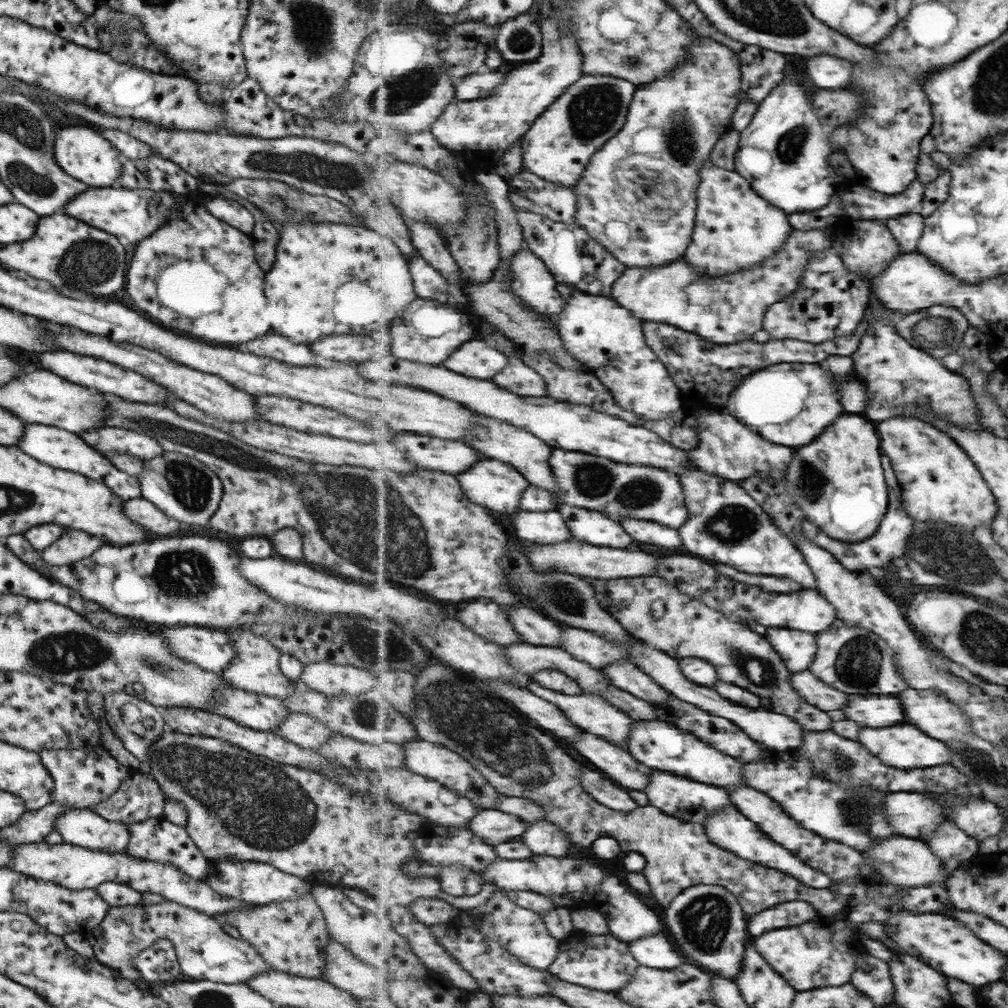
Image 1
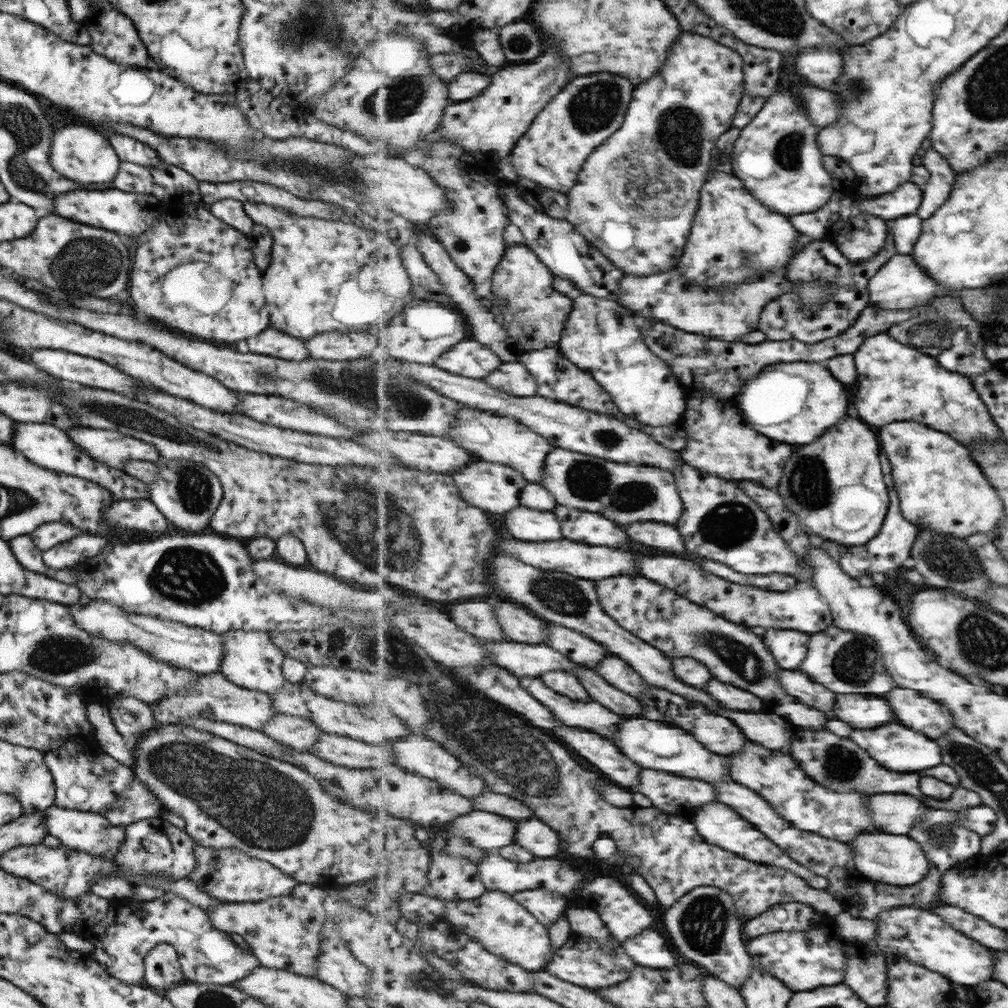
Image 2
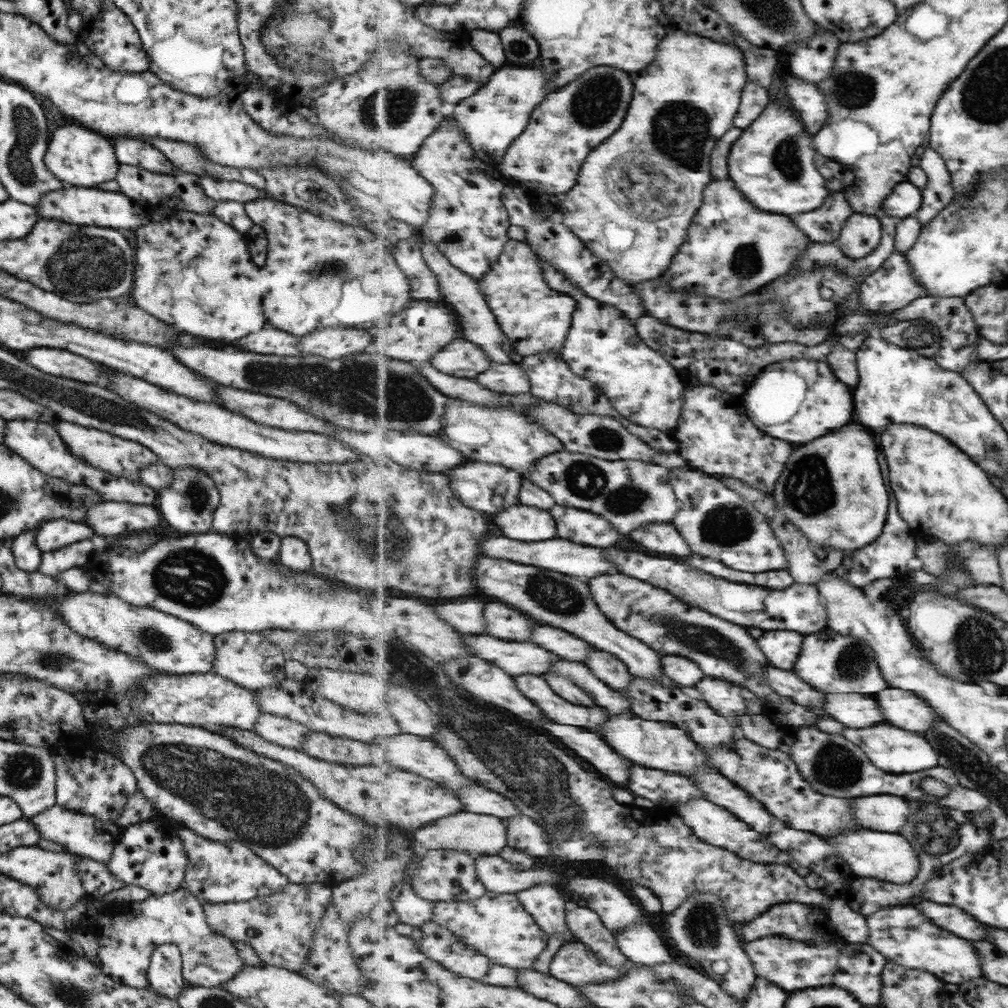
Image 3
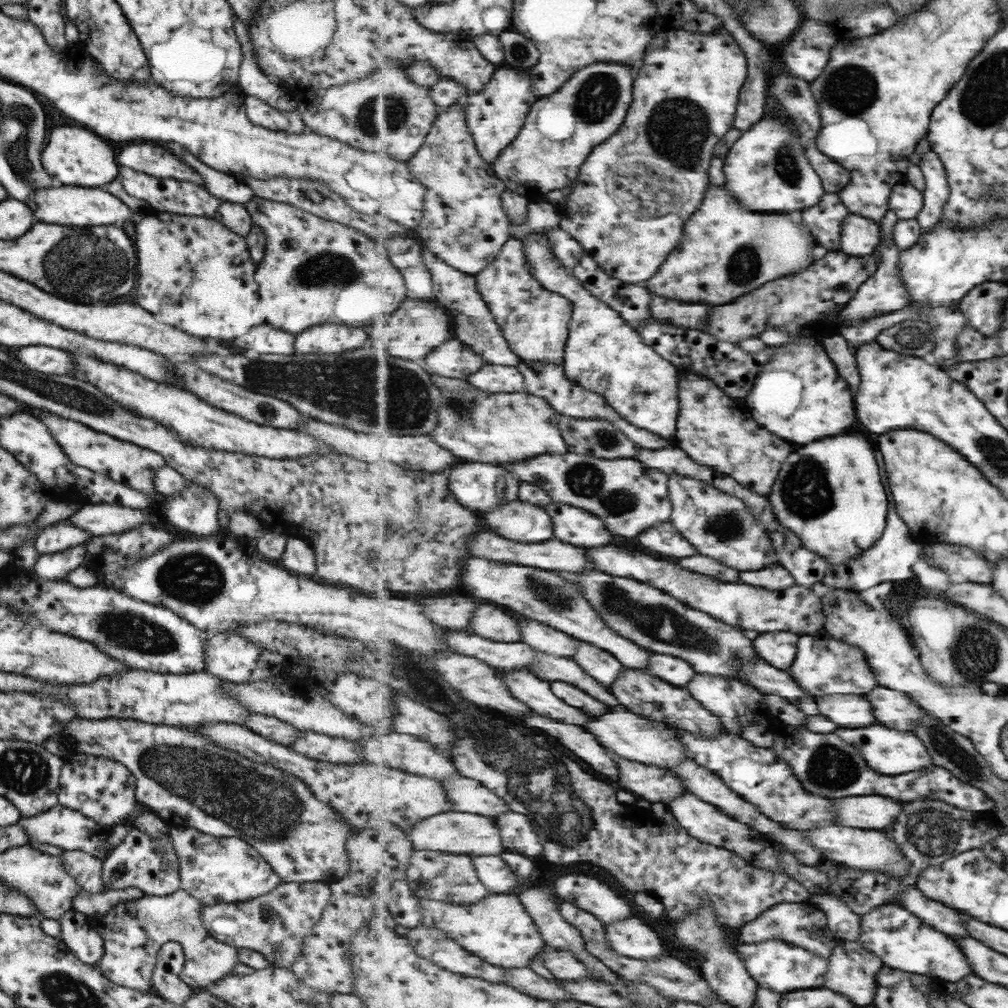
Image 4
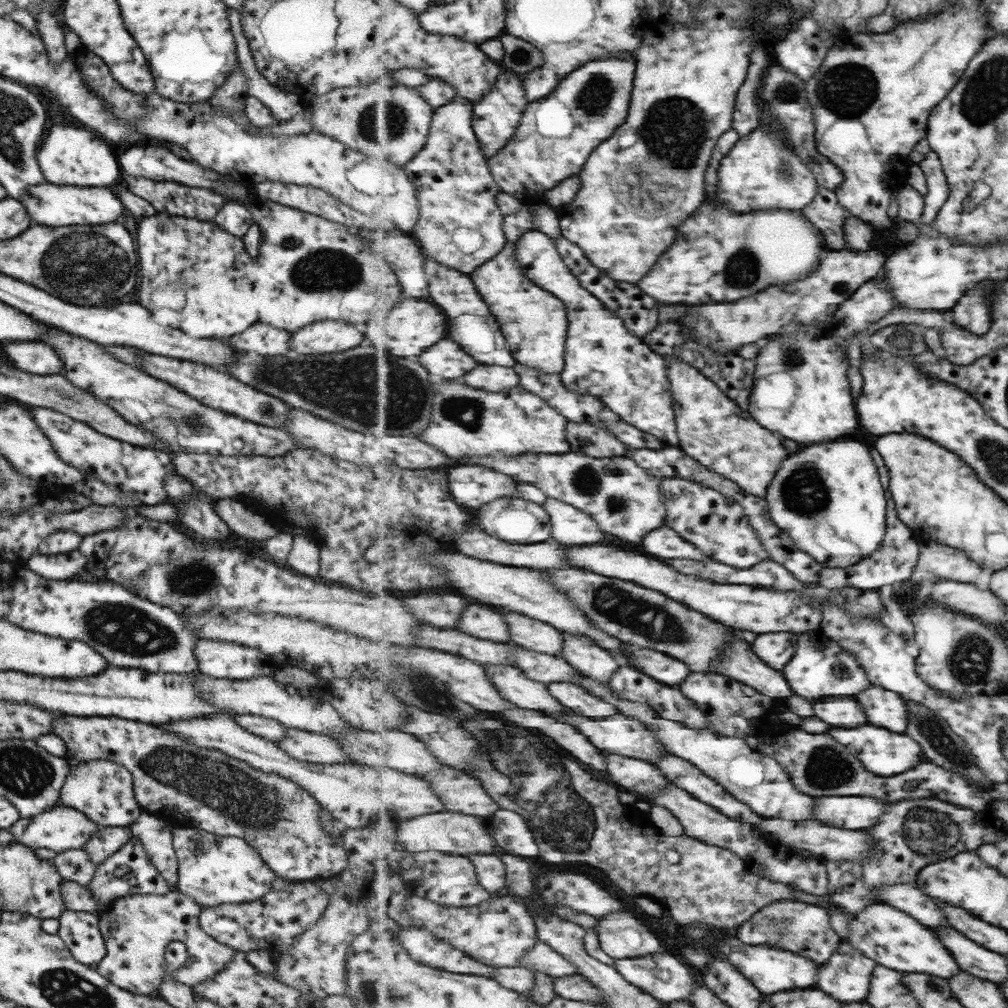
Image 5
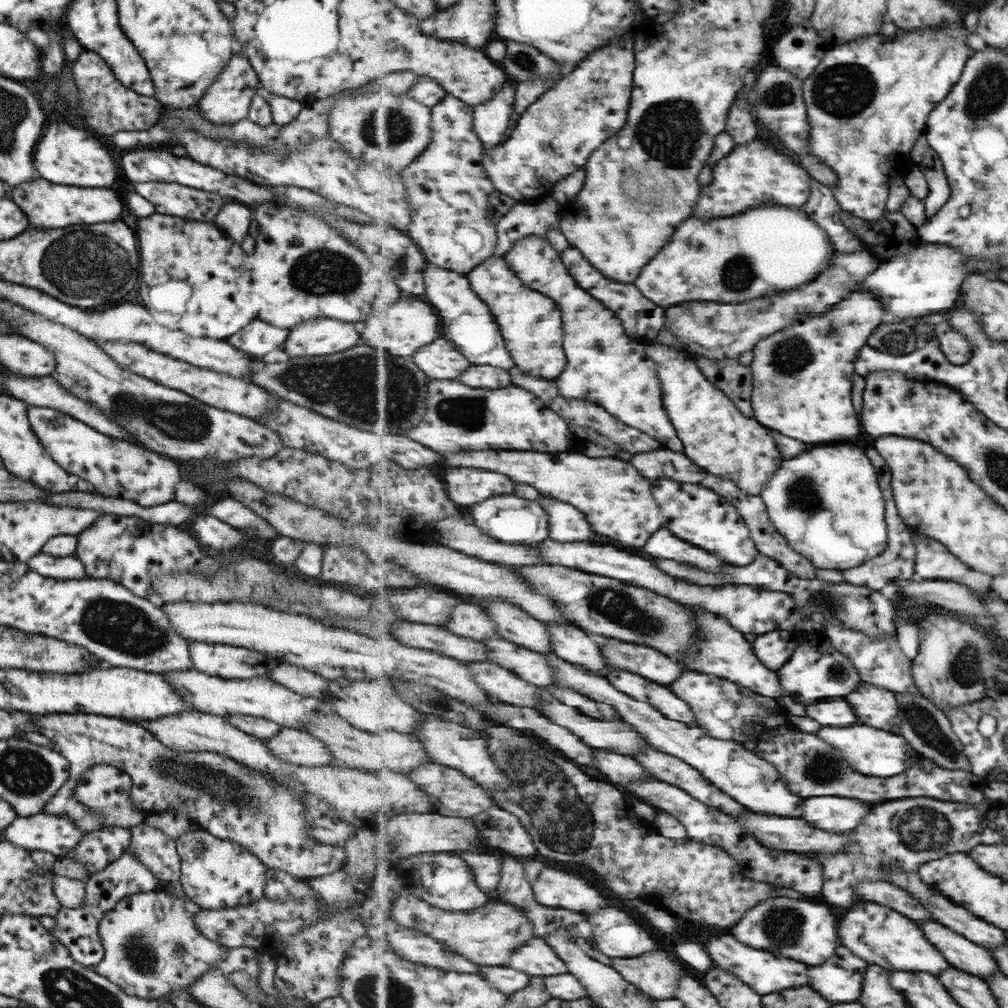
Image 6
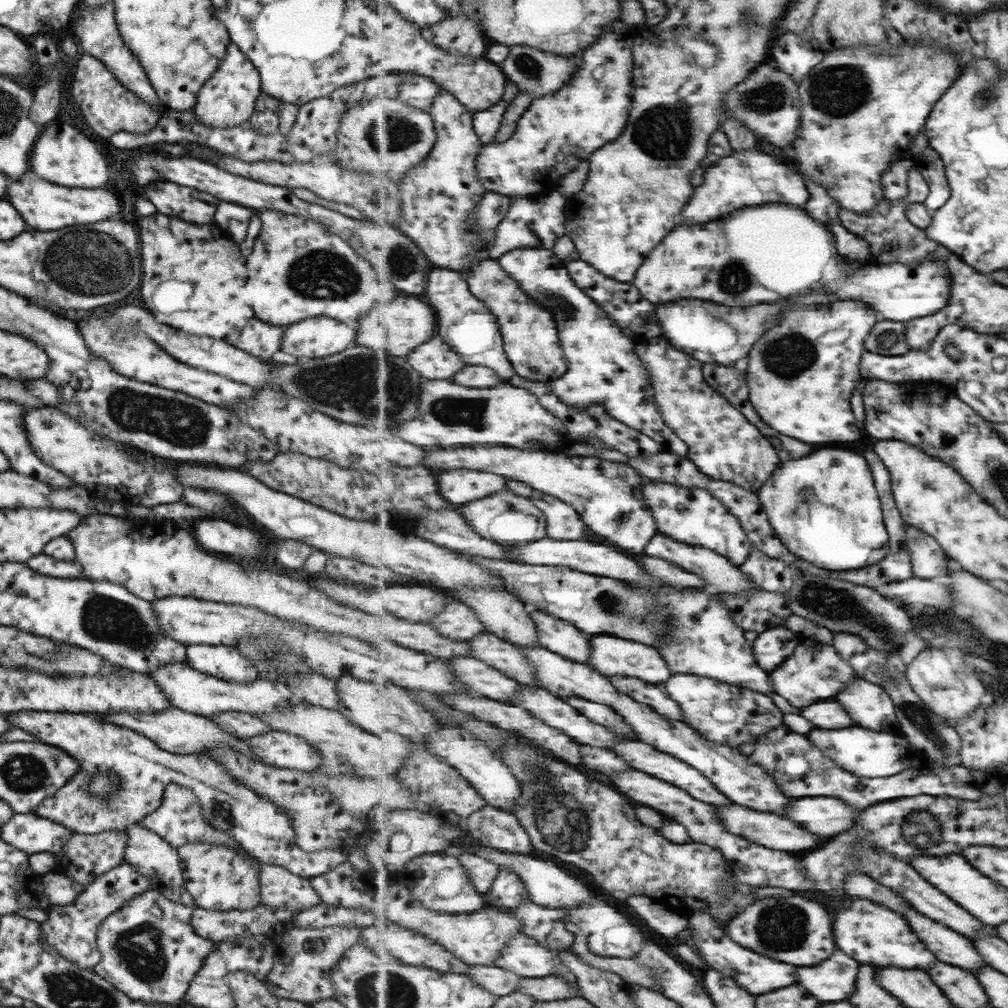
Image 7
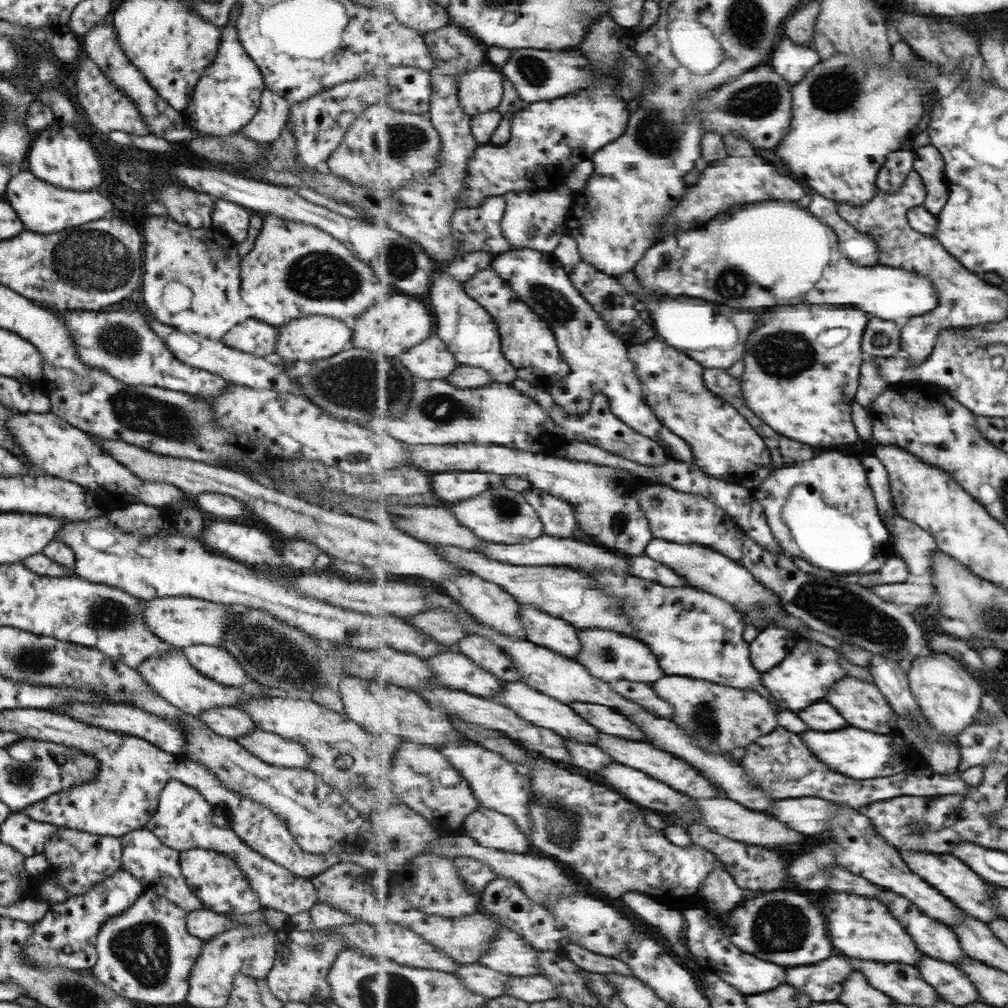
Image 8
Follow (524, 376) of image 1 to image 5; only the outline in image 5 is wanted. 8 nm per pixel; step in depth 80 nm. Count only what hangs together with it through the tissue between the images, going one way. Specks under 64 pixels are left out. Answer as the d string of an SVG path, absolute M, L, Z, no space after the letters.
M479 366L469 376L465 376L461 382L471 384L480 390L499 392L499 390L511 390L519 386L519 374L513 368L503 366Z

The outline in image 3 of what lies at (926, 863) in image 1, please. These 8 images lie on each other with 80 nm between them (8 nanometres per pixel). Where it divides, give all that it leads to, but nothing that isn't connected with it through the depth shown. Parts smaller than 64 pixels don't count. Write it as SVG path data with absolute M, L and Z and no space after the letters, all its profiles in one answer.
M849 829L843 834L826 836L824 839L837 848L839 856L849 863L849 866L862 877L873 877L887 880L898 885L907 885L922 869L922 861L910 845L903 833L876 831L873 829Z

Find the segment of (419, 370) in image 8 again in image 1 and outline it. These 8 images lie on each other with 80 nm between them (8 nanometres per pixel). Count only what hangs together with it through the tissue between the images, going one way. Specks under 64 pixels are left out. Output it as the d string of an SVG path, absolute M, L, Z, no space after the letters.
M473 340L453 356L453 360L447 360L443 366L453 368L453 372L461 372L465 376L477 376L481 380L489 380L495 374L499 374L509 364L509 358L501 354L499 350L491 348L483 340Z

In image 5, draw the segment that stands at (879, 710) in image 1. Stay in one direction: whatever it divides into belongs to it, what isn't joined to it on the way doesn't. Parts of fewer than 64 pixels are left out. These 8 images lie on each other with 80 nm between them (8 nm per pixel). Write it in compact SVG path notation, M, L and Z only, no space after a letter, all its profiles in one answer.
M837 696L815 704L815 714L837 728L855 728L867 724L861 704L853 696Z

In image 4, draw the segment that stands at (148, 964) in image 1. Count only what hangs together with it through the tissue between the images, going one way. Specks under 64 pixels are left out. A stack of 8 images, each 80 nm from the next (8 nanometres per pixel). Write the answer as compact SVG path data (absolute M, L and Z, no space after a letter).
M175 941L164 942L155 954L155 965L151 971L152 992L177 1006L182 1006L194 990L178 977L183 962L181 945Z

